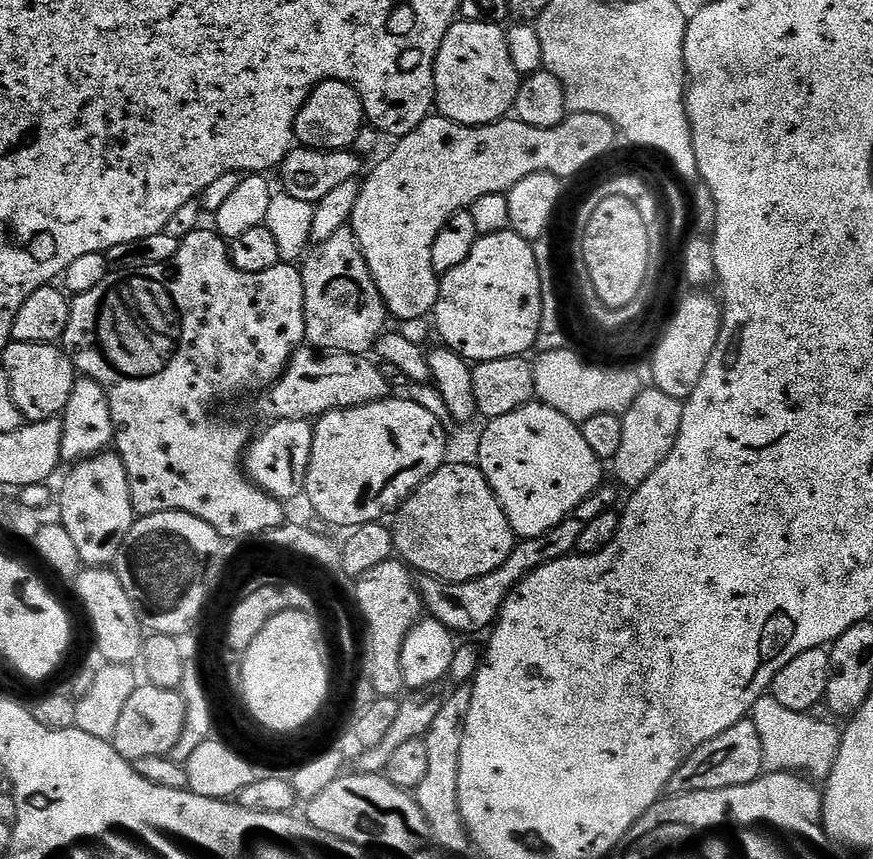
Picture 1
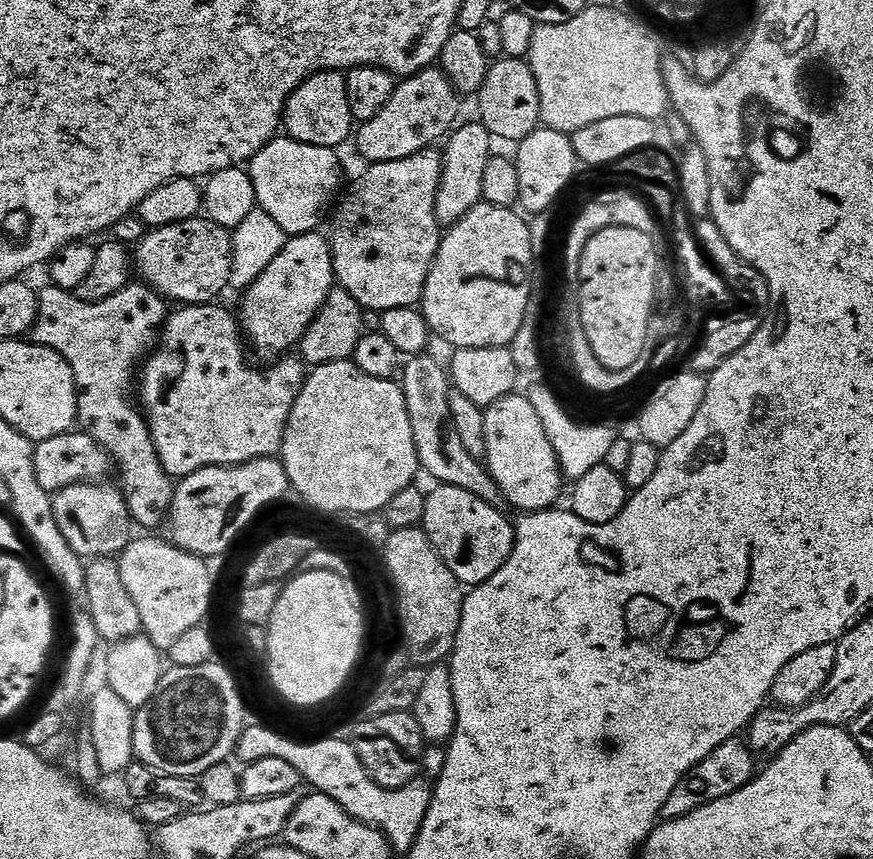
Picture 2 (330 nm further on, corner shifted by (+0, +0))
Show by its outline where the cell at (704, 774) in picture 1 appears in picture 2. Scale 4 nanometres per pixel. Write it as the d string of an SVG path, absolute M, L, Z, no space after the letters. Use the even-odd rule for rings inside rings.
M733 738L722 742L722 746L706 754L706 758L702 758L702 762L698 762L698 766L690 769L682 778L682 782L674 786L670 798L666 798L666 806L662 806L660 820L677 820L698 810L698 806L718 802L718 798L726 798L726 794L734 794L742 790L742 786L750 783L758 771L755 759L757 760L757 757L743 739Z

